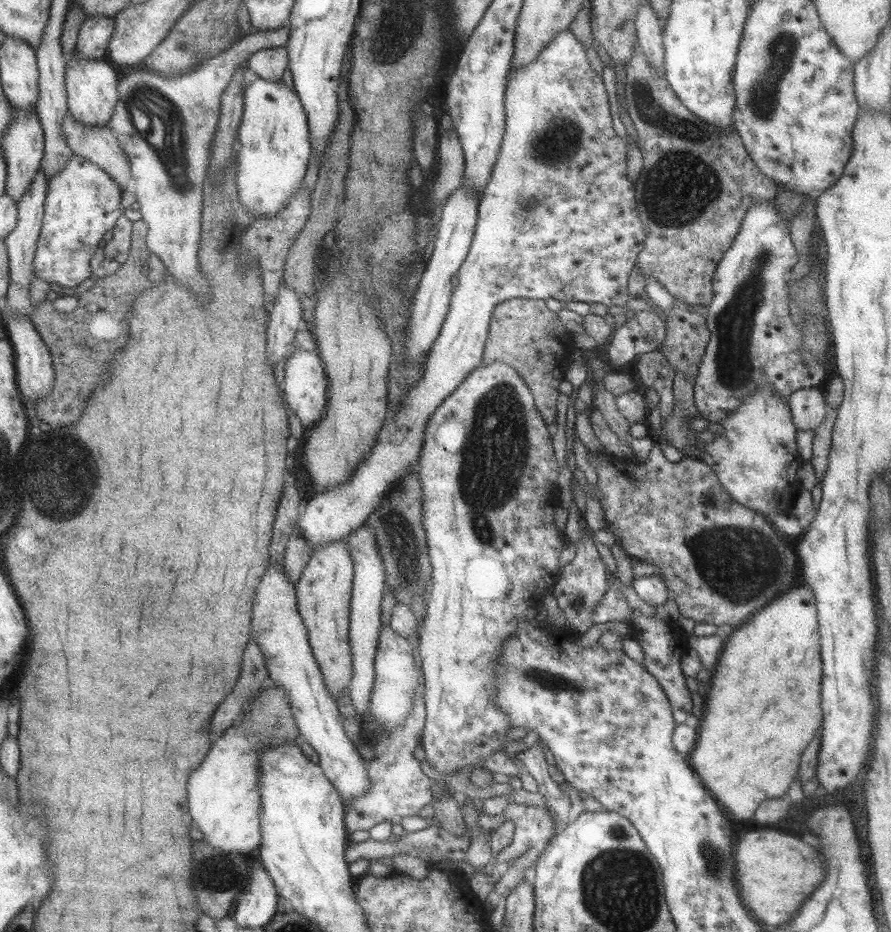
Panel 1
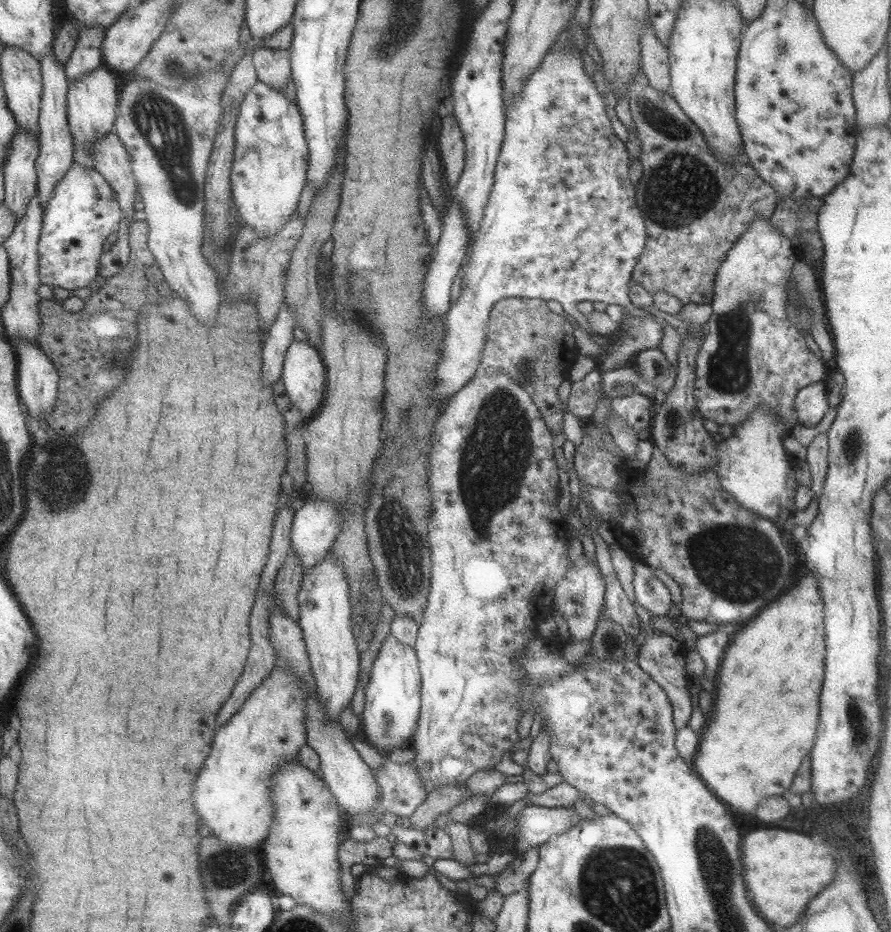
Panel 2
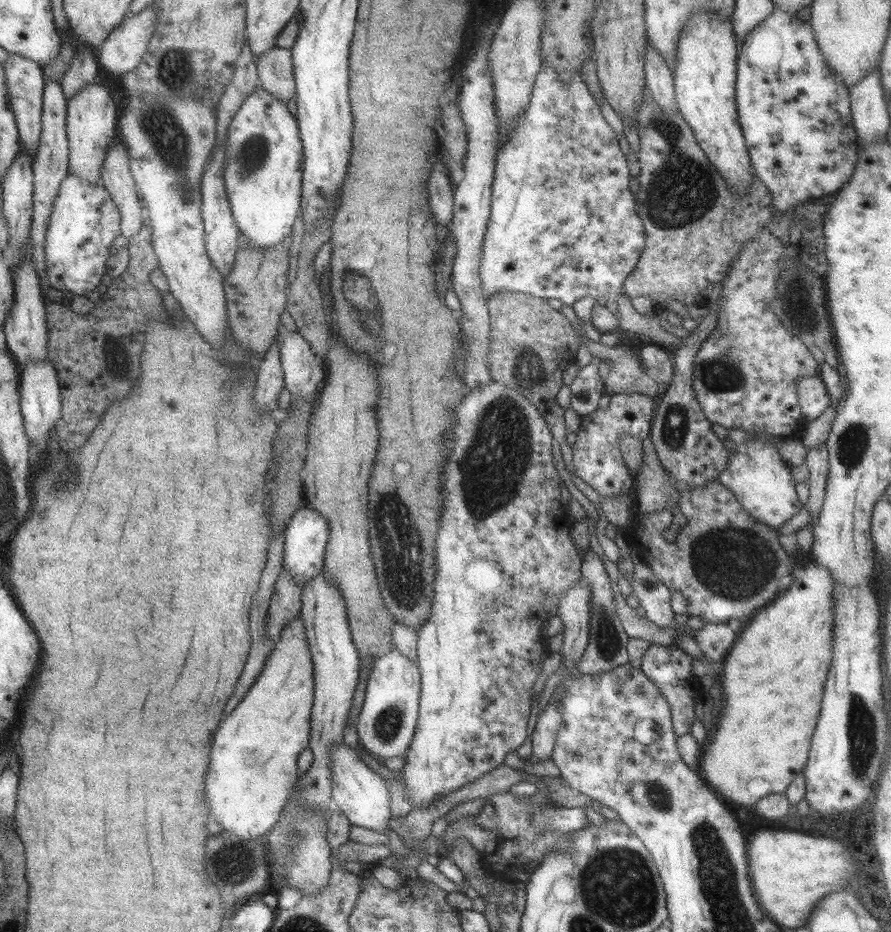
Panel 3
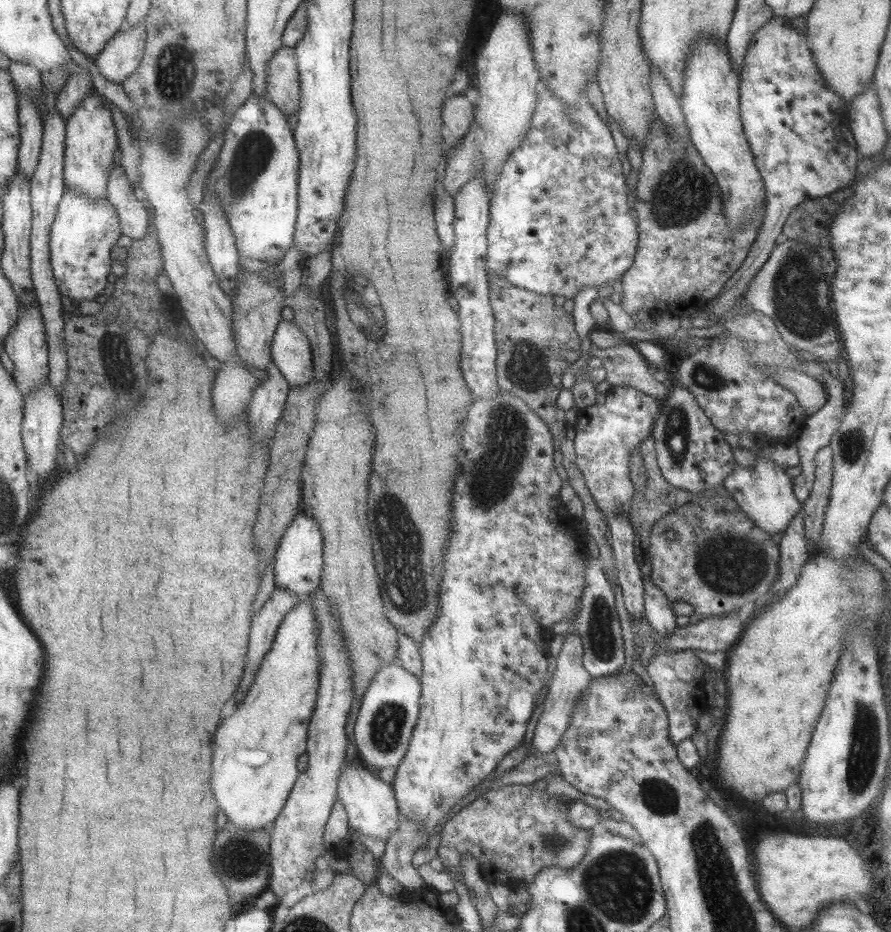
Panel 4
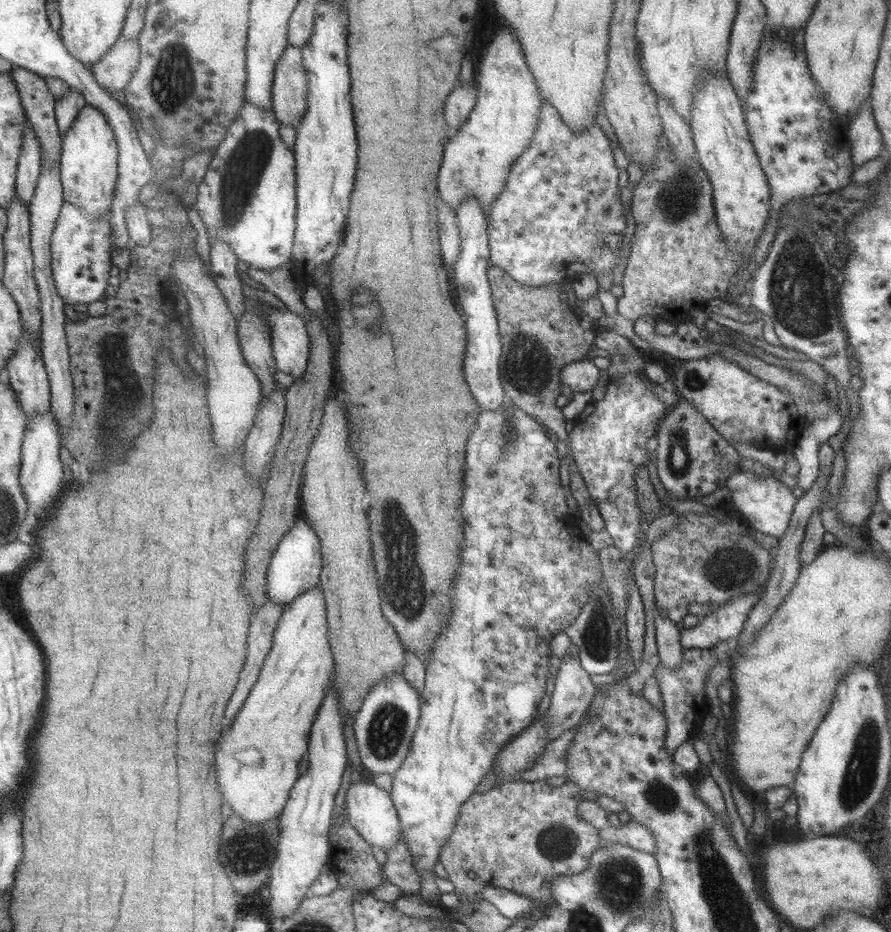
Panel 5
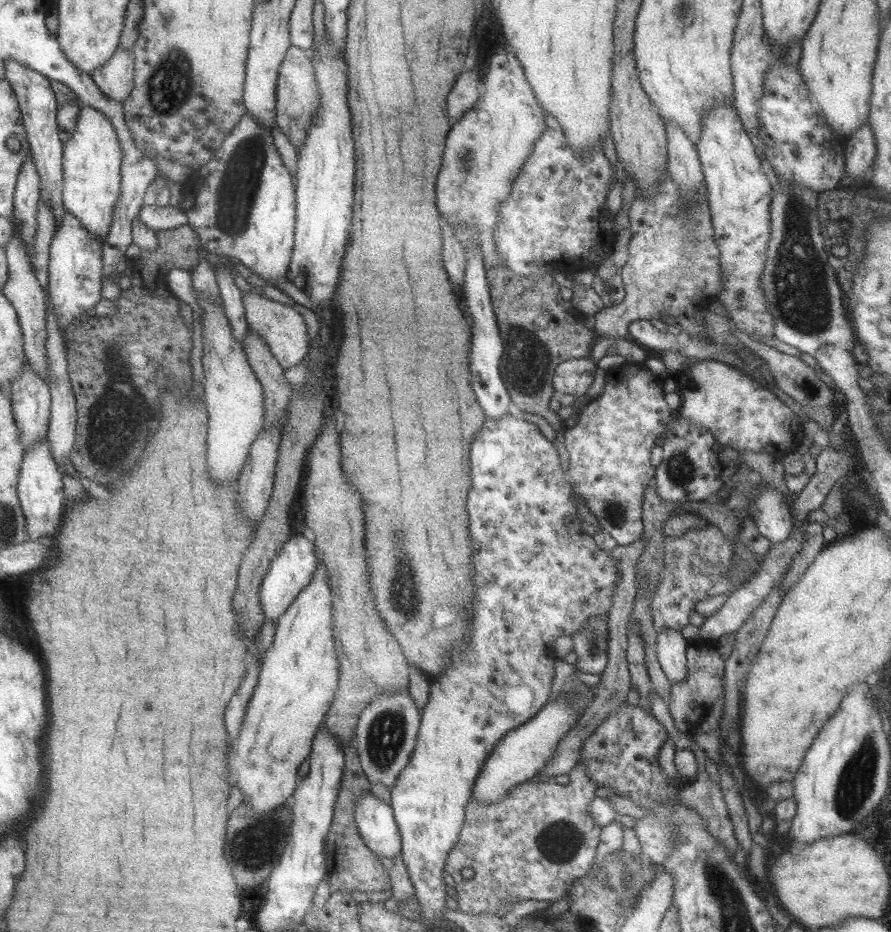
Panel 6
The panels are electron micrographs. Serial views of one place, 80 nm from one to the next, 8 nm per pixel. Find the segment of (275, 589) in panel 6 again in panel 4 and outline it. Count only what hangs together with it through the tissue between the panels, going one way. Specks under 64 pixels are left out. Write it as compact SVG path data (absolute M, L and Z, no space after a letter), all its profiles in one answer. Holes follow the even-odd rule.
M302 509L287 526L272 556L273 584L275 587L284 588L284 590L296 594L300 598L316 590L320 583L322 571L322 544L323 539L319 525Z

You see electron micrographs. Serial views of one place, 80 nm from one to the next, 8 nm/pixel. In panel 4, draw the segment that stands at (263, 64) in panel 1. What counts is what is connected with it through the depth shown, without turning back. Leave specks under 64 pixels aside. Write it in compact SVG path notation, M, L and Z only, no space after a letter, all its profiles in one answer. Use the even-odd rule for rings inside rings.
M282 46L269 59L264 98L271 101L285 117L298 111L300 82L293 48Z

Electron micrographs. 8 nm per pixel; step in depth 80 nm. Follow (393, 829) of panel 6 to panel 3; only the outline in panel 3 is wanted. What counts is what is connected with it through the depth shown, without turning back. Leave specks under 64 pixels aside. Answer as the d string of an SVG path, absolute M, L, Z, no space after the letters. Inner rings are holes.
M344 742L336 744L332 748L330 777L333 806L341 810L350 826L368 828L379 833L383 833L385 829L389 828L387 822L393 816L388 786L383 779L361 761L358 749L351 749Z

